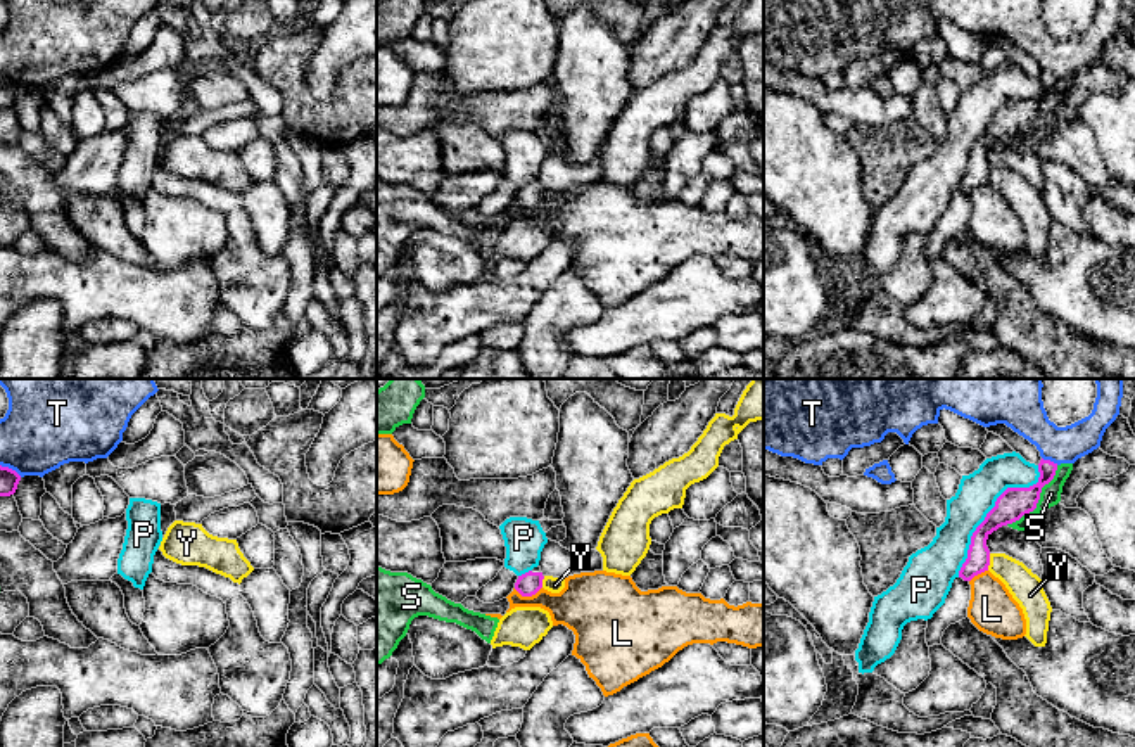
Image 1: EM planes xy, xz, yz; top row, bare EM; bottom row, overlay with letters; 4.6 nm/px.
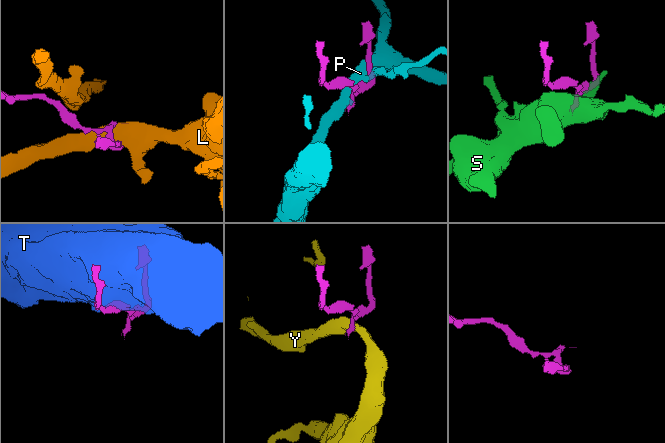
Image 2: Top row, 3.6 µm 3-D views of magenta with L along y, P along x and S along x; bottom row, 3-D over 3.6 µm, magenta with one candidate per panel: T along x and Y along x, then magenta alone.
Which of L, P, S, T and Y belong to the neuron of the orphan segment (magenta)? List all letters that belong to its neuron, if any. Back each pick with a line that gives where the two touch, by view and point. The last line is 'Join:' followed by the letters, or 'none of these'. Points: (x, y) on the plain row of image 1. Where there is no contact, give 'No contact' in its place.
Join: none of these

